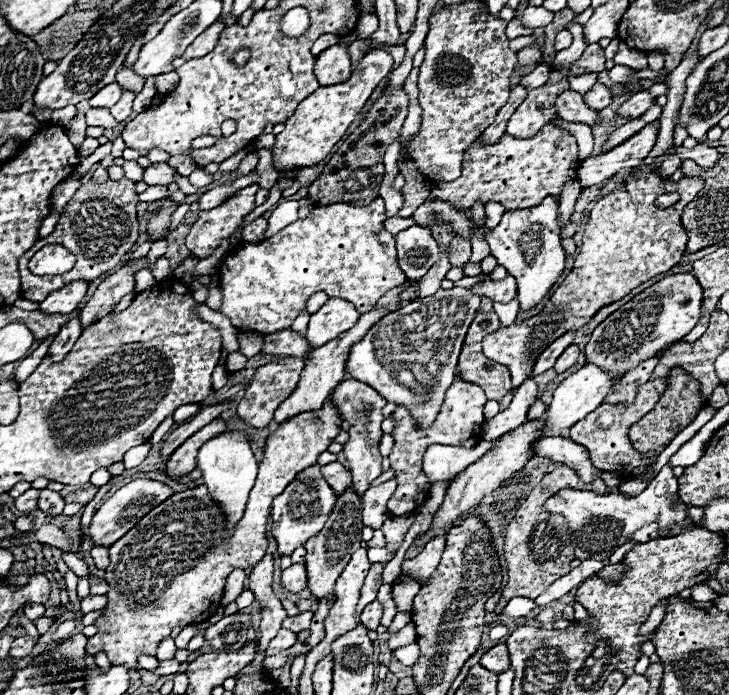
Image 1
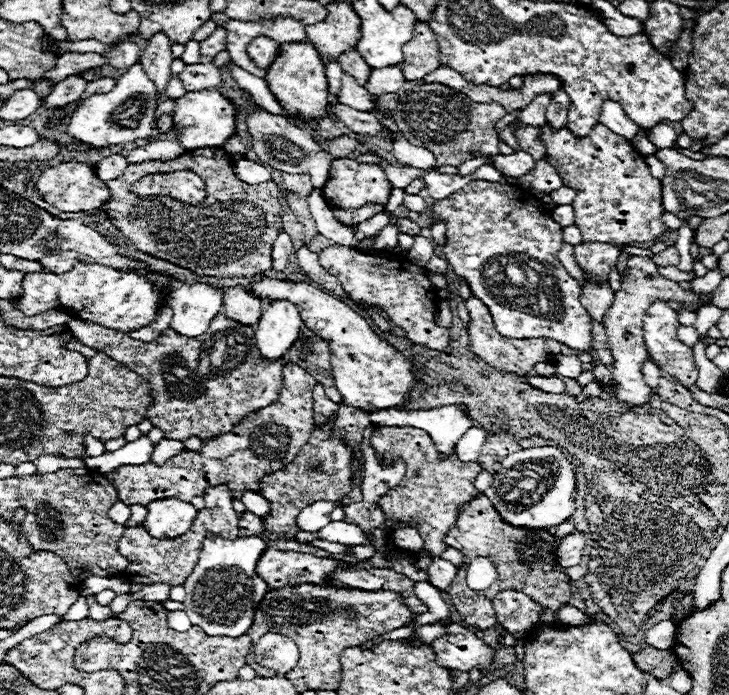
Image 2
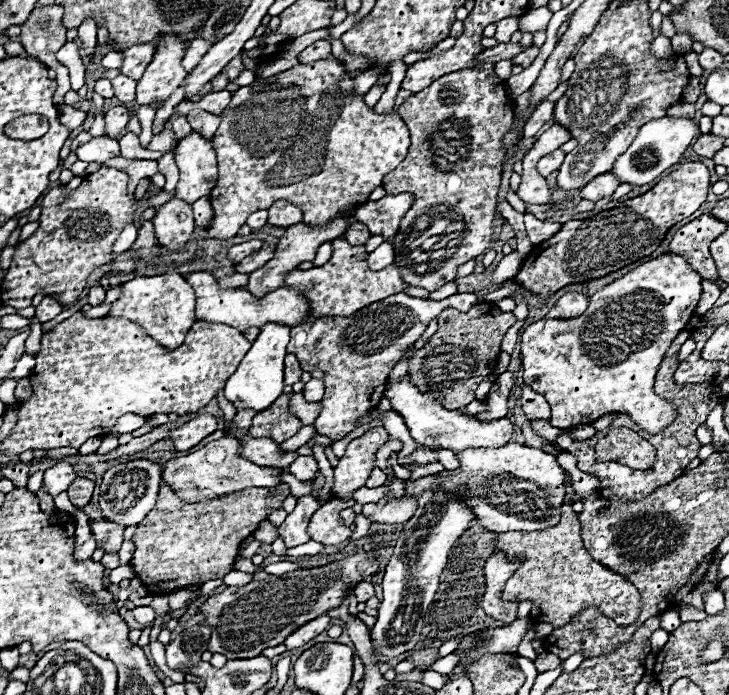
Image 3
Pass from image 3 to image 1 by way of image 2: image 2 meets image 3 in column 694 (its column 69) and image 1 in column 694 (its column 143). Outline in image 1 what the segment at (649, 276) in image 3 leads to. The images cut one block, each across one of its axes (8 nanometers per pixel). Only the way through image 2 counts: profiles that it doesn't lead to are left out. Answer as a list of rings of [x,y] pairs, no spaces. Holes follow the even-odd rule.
[[[690,272],[672,274],[658,280],[654,286],[636,294],[630,302],[596,326],[596,330],[590,334],[590,342],[584,348],[586,364],[604,368],[610,378],[624,376],[640,362],[658,356],[666,346],[682,340],[698,324],[702,300],[704,290]]]

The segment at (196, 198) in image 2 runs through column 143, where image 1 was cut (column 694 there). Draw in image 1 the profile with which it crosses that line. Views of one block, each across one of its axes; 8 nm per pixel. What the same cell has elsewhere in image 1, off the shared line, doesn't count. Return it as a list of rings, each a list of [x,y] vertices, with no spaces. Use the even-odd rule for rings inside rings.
[[[646,174],[642,178],[626,180],[624,186],[596,202],[596,206],[590,210],[588,224],[584,226],[582,246],[574,260],[574,268],[564,278],[564,282],[558,284],[542,312],[528,320],[500,326],[482,340],[484,354],[490,360],[510,368],[514,388],[532,376],[536,358],[544,348],[548,348],[548,344],[552,344],[552,340],[560,338],[568,330],[582,328],[600,308],[624,298],[642,282],[668,272],[680,262],[688,242],[680,216],[684,206],[700,192],[700,188],[700,178],[668,182],[656,174]],[[666,192],[678,192],[680,200],[670,208],[658,208],[654,200]]]

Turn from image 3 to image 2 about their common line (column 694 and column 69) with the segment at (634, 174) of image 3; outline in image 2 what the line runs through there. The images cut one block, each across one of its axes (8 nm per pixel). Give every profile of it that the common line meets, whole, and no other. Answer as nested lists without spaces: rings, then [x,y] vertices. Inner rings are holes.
[[[142,64],[128,68],[116,82],[116,86],[106,94],[92,94],[82,100],[82,104],[72,114],[68,124],[70,138],[90,144],[94,148],[106,148],[112,144],[124,144],[138,138],[148,138],[152,134],[154,112],[158,108],[156,84],[148,78]]]

